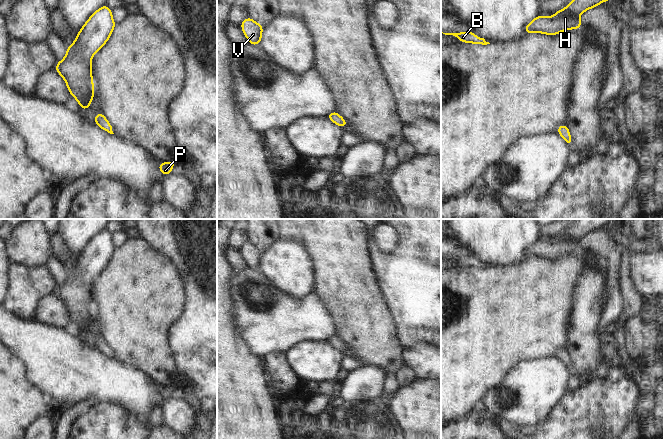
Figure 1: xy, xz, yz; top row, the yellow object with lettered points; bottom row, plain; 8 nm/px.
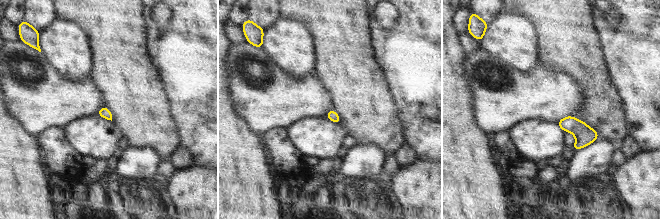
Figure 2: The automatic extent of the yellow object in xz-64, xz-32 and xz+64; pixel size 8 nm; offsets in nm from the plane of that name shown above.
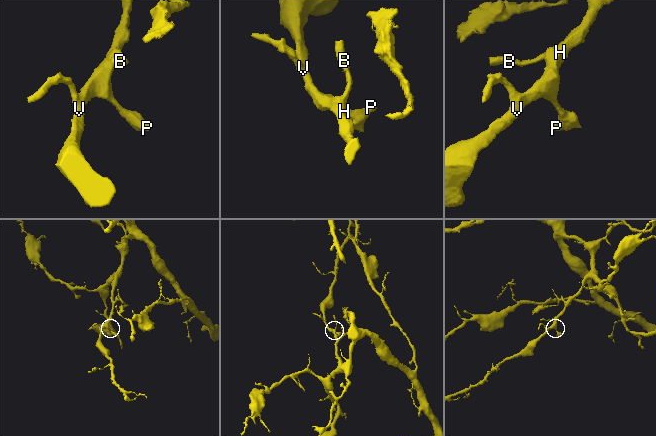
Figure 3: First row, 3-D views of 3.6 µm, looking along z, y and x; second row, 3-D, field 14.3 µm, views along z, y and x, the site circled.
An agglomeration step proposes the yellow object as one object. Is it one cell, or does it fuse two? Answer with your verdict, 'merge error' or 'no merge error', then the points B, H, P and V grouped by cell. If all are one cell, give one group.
no merge error; B H P V

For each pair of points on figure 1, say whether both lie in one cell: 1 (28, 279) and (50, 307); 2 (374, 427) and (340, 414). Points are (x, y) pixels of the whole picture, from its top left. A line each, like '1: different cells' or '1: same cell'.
1: different cells
2: same cell

